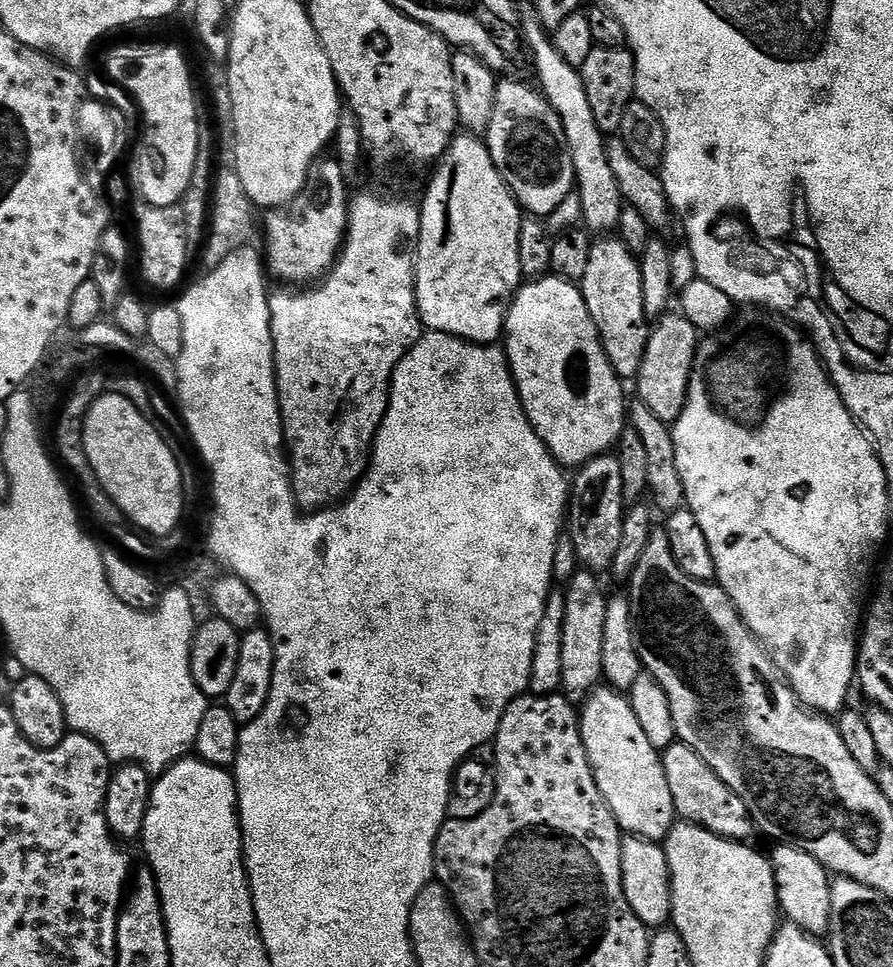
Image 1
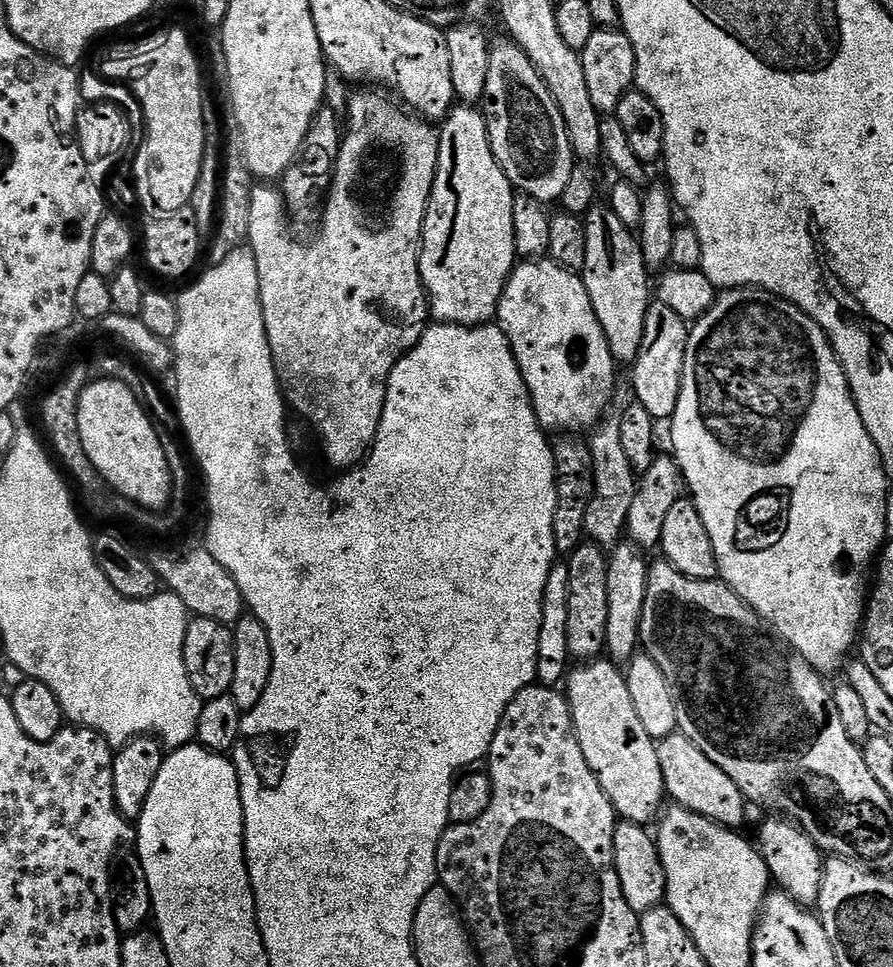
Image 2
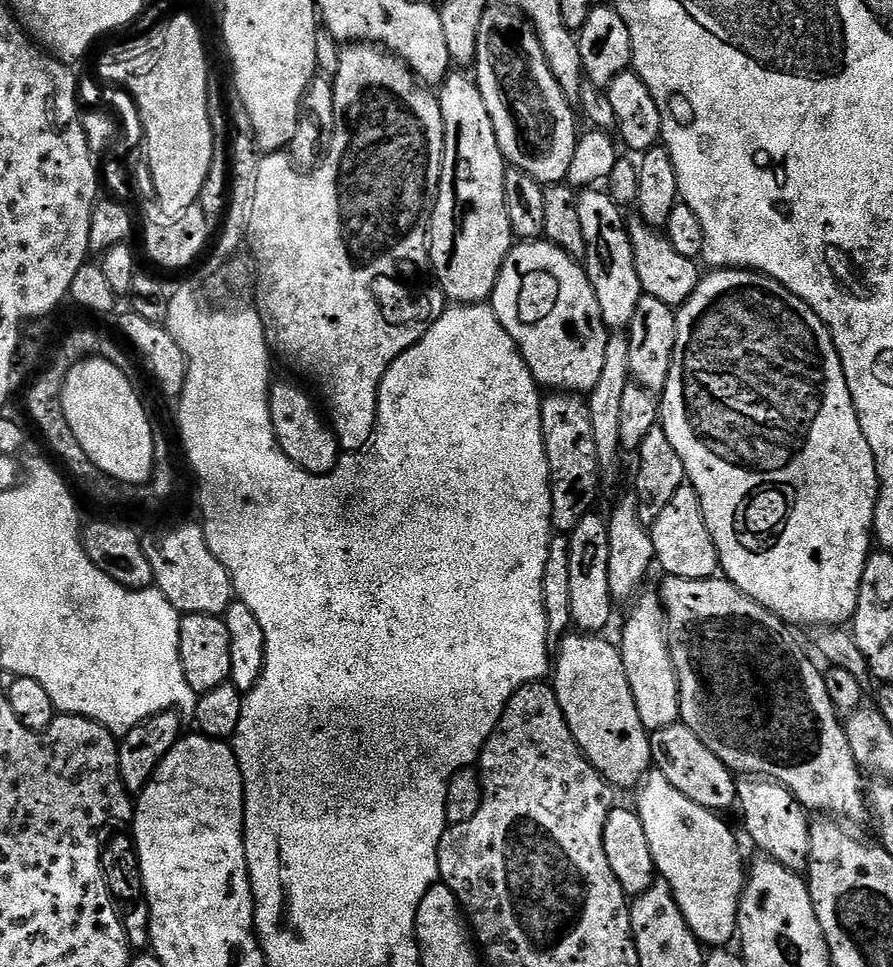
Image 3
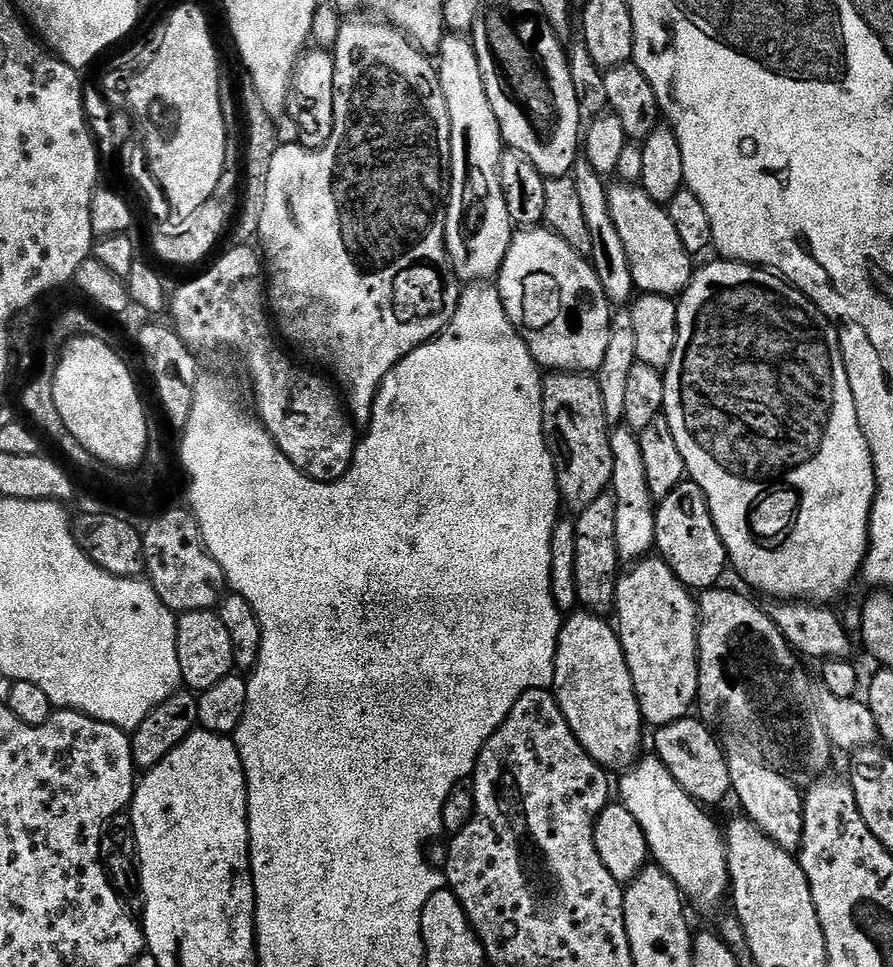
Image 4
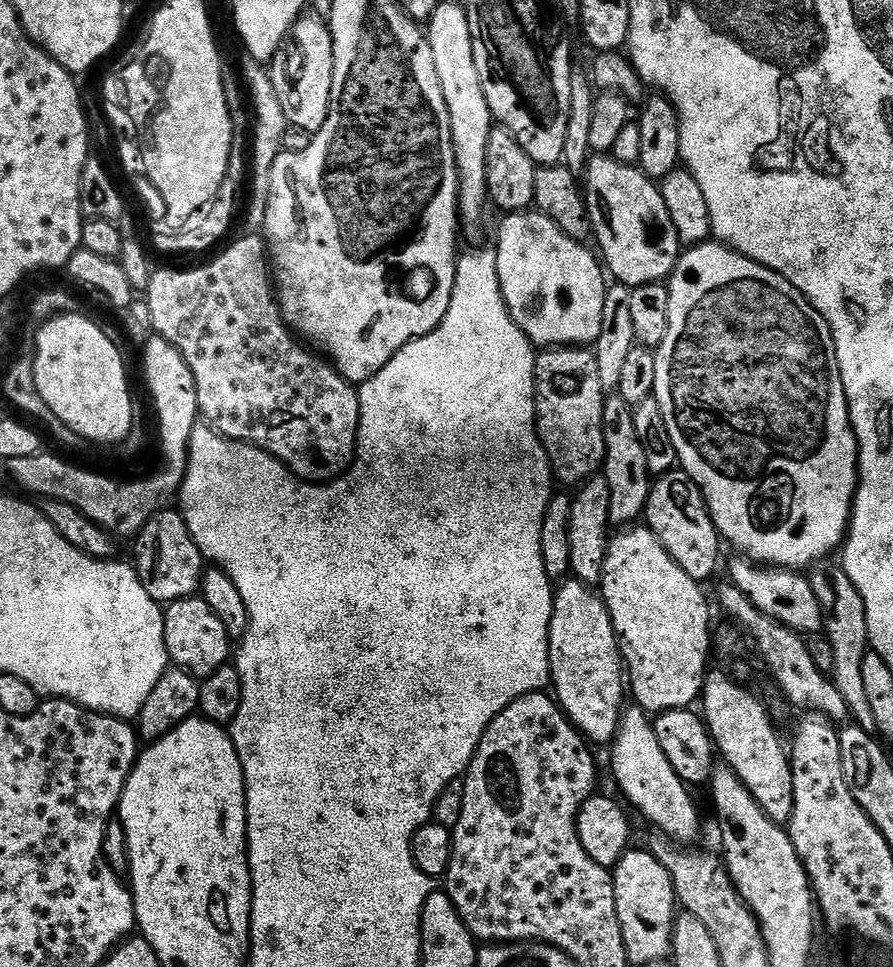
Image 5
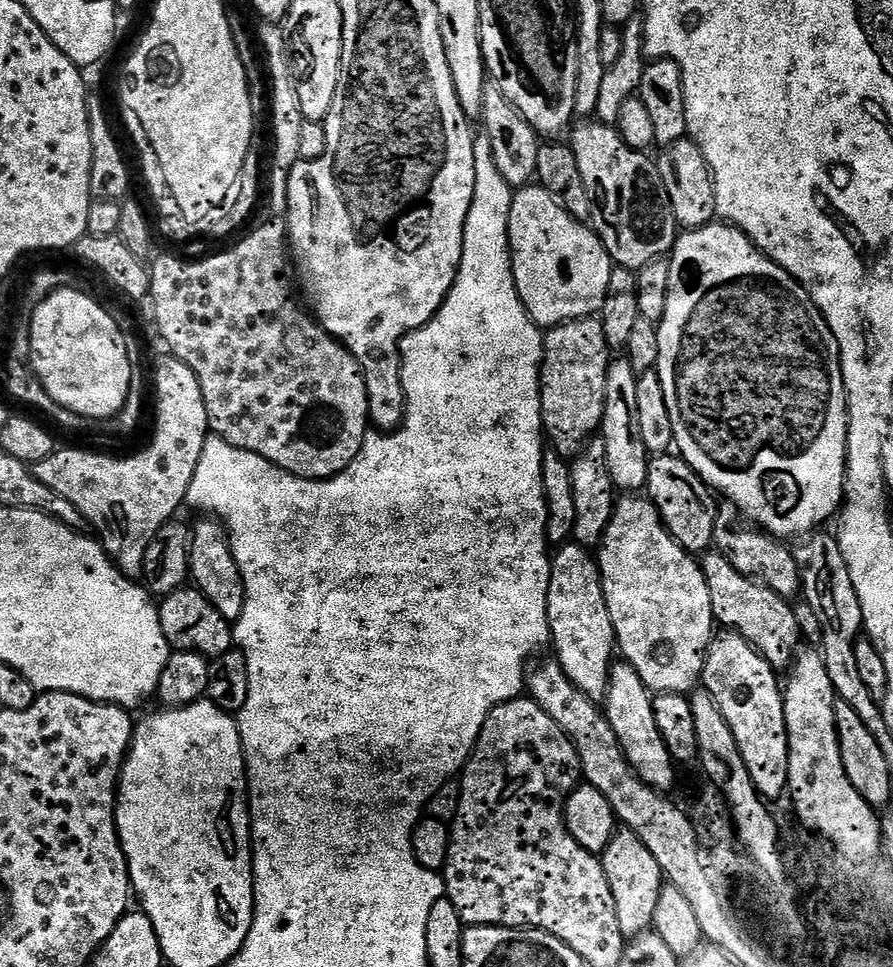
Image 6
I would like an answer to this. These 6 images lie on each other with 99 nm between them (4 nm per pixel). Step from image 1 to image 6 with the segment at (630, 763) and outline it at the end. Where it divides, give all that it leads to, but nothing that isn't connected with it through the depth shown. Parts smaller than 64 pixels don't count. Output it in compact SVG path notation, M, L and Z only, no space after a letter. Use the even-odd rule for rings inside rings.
M575 542L565 543L555 549L552 556L552 573L550 574L550 594L548 595L548 625L550 626L551 647L556 647L554 658L562 666L566 678L582 690L591 700L603 701L608 692L610 670L614 663L612 651L617 651L614 622L610 622L610 610L606 610L606 598L600 585L600 566L597 557L589 549Z

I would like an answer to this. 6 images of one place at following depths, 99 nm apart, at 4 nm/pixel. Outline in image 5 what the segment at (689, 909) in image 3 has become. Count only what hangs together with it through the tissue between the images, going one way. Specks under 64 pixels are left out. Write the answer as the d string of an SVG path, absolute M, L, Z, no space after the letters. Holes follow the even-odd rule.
M625 707L611 748L614 772L627 798L668 835L665 837L676 842L694 839L700 832L700 812L688 793L691 792L689 785L684 783L674 766L670 766L670 758L666 758L666 750L662 750L662 742L658 742L653 717L645 712L643 707Z

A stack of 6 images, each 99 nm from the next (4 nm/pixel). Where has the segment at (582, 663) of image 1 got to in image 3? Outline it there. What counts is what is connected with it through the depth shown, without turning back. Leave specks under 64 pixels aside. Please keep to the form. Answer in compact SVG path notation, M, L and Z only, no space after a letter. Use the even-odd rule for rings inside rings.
M593 510L574 526L568 536L570 550L570 614L572 624L584 634L600 634L612 620L614 601L610 594L610 534L607 519Z

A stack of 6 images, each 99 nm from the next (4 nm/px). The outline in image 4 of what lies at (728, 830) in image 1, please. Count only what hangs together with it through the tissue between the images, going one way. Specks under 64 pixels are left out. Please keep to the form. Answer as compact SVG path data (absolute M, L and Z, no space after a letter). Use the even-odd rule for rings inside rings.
M686 715L680 720L659 725L655 729L654 756L664 763L670 774L674 774L674 782L678 782L678 786L682 786L682 790L686 790L686 794L690 794L697 804L720 804L727 796L729 799L732 792L728 757L725 749L720 749L715 734L703 724L705 721L692 719L691 715Z

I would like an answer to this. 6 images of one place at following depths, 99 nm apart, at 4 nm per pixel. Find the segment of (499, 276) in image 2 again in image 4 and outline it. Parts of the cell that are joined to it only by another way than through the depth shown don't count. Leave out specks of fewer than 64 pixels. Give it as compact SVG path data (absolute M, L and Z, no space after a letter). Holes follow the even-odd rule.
M445 35L438 53L438 71L446 110L450 114L452 151L450 183L442 213L444 245L452 271L461 281L486 282L499 273L514 235L514 225L510 210L506 210L506 198L502 194L498 174L506 145L500 134L498 118L494 118L490 98L486 98L478 54L467 35Z

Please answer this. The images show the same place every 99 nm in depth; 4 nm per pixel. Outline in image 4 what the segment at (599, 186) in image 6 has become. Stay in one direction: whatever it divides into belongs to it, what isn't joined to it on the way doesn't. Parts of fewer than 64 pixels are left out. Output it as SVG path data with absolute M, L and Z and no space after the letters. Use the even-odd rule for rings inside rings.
M616 182L608 188L610 218L618 226L622 246L626 246L626 258L630 262L632 283L641 293L653 292L659 296L679 297L692 281L693 257L682 246L674 222L670 222L667 207L652 198L636 182Z

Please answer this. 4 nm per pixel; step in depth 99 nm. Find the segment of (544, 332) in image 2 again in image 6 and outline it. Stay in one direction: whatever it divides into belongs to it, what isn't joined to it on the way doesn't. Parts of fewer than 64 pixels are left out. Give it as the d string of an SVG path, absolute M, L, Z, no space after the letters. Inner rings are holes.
M539 186L515 189L510 206L508 245L512 247L512 273L520 300L530 319L541 329L555 328L568 320L592 318L603 309L614 267L612 257L595 231L585 221L575 220L556 201L554 194Z

